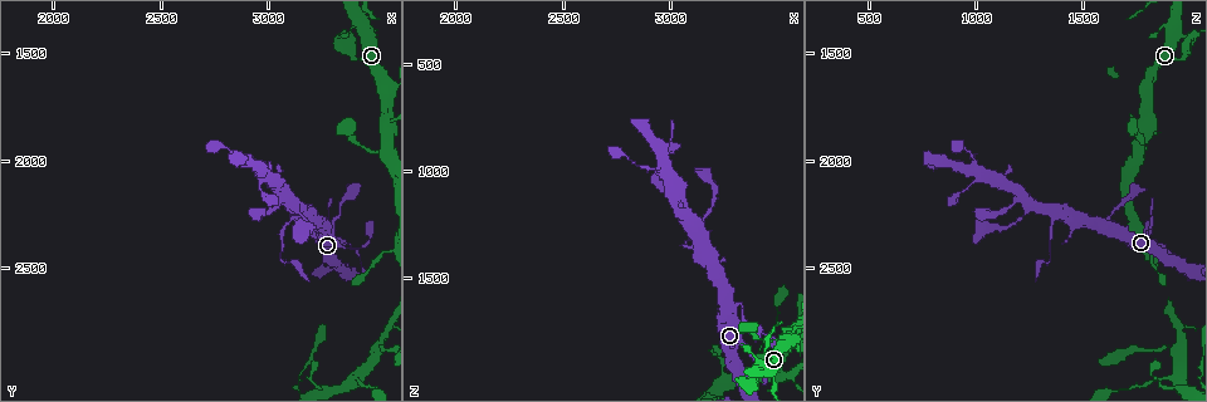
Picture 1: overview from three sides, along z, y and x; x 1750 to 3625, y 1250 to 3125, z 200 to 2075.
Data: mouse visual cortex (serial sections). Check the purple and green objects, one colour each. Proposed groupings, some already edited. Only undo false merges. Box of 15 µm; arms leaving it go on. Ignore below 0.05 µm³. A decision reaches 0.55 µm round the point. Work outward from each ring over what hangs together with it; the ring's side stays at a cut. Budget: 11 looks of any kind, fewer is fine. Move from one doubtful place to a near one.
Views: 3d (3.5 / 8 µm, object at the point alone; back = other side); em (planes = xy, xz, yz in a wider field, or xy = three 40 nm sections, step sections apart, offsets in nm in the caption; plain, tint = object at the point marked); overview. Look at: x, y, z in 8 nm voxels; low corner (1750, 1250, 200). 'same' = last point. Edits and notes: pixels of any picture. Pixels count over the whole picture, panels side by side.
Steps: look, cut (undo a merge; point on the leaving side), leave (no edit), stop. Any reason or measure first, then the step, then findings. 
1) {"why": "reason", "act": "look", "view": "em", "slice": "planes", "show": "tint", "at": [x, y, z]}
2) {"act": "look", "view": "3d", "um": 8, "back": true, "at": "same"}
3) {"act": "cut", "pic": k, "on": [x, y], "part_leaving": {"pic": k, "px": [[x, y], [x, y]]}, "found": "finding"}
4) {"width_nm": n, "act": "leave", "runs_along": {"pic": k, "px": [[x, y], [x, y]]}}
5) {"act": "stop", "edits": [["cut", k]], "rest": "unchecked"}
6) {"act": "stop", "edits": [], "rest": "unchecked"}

{"why": "branch point", "act": "look", "view": "em", "slice": "xy", "step": 1, "show": "tint", "at": [3530, 1610, 1800]}

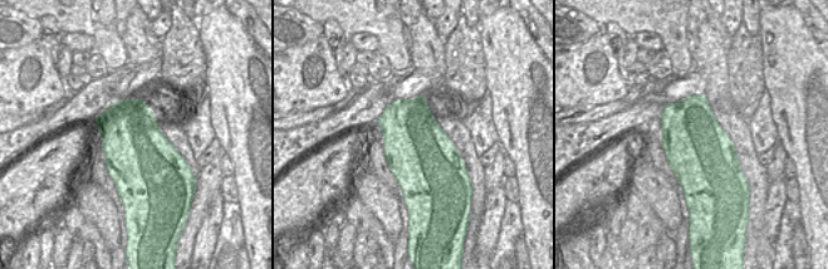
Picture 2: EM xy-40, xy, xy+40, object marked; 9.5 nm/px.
{"why": "see where the arms go", "act": "look", "view": "3d", "um": 3.5, "back": true, "at": "same"}

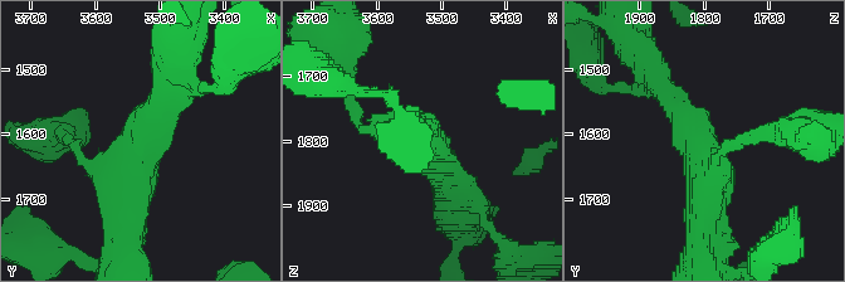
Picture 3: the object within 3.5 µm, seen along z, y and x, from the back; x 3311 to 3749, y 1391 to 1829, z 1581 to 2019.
{"act": "leave", "runs_along": {"pic": 3, "px": [[164, 100], [130, 161], [126, 254]]}, "found": "continuous, no second cell"}

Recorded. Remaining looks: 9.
{"why": "a narrow waist", "act": "look", "view": "3d", "um": 3.5, "at": [3550, 2450, 1820]}

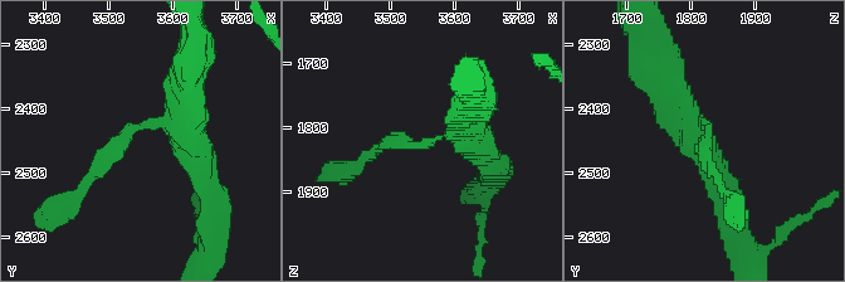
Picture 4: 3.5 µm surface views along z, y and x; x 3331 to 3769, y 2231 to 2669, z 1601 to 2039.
{"arm_widths_nm": [150, 300], "act": "look", "view": "em", "slice": "xy", "step": 1, "show": "plain", "at": [3535, 2435, 1830]}

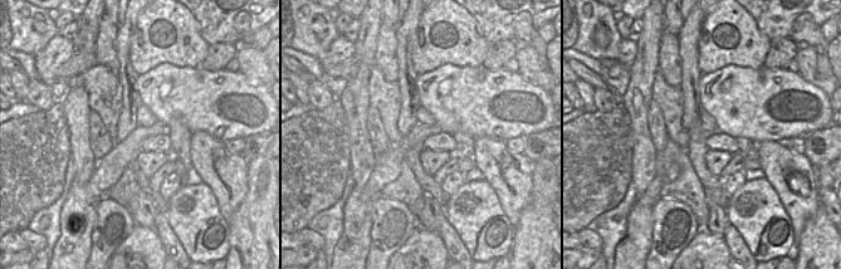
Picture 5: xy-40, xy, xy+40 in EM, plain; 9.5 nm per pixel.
{"why": "with the object marked", "act": "look", "view": "em", "slice": "xy", "step": 1, "show": "tint", "at": "same"}

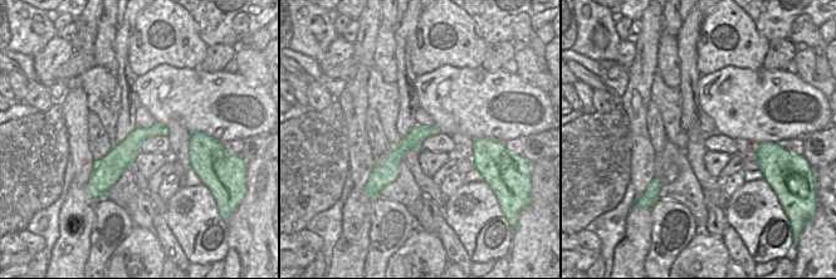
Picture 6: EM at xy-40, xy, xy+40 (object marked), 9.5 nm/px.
{"act": "leave", "runs_along": {"pic": 6, "px": [[164, 130], [143, 132], [106, 181]]}, "found": "continuous, no second cell"}

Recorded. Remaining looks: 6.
{"why": "side arm on a straight run", "act": "look", "view": "3d", "um": 3.5, "at": [3130, 2260, 1350]}

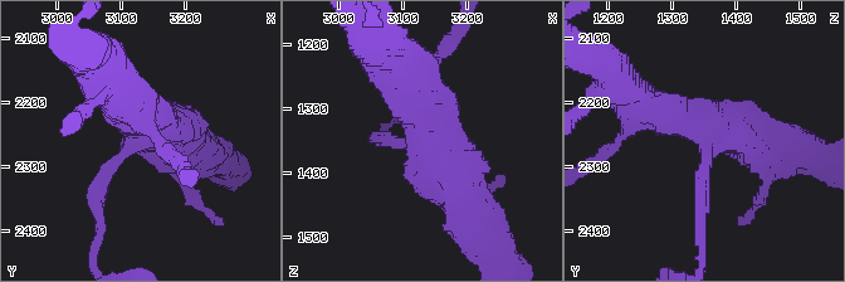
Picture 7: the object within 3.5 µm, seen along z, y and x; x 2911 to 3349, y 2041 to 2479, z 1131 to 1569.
{"why": "now the EM", "act": "look", "view": "em", "slice": "planes", "show": "tint", "at": [3120, 2260, 1360]}

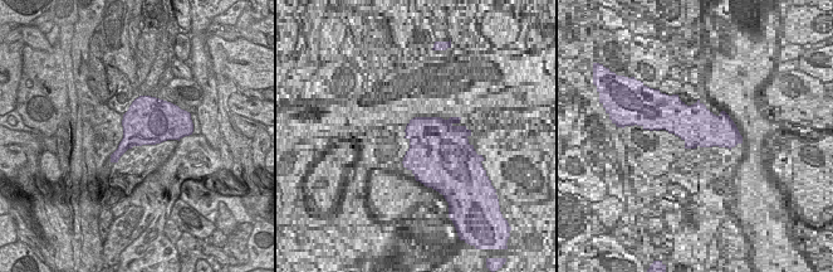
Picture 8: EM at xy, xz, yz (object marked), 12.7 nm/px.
{"act": "leave", "runs_along": {"pic": 7, "px": [[474, 213], [431, 142], [413, 78]]}, "found": "all the same cell"}

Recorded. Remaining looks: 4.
{"why": "sudden change in width", "act": "look", "view": "3d", "um": 8, "back": true, "at": [2970, 2140, 930]}

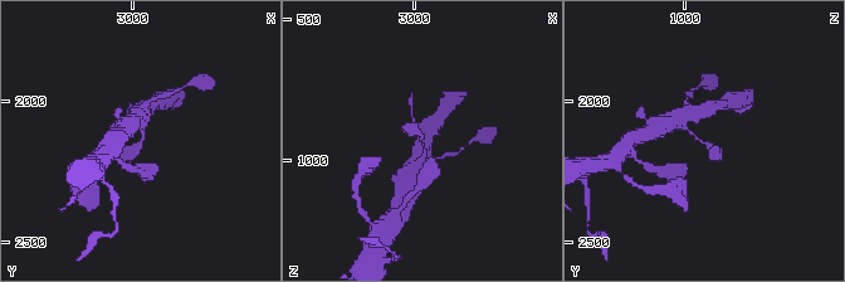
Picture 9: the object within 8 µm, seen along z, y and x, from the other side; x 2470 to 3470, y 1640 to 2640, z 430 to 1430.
{"act": "look", "view": "3d", "um": 3.5, "at": [2970, 2130, 940]}

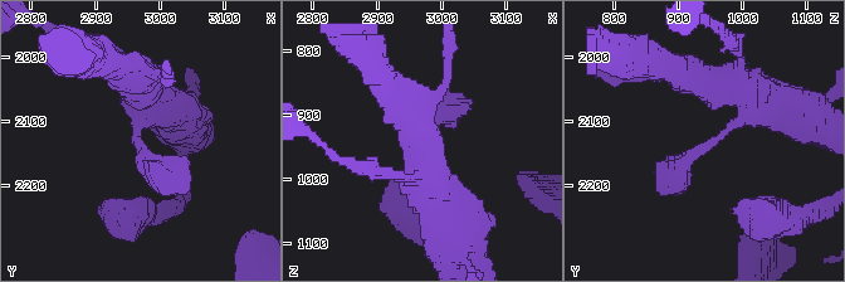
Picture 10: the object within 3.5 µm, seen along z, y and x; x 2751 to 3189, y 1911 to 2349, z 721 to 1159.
{"act": "look", "view": "em", "slice": "xy", "step": 2, "show": "tint", "at": [2970, 2140, 935]}

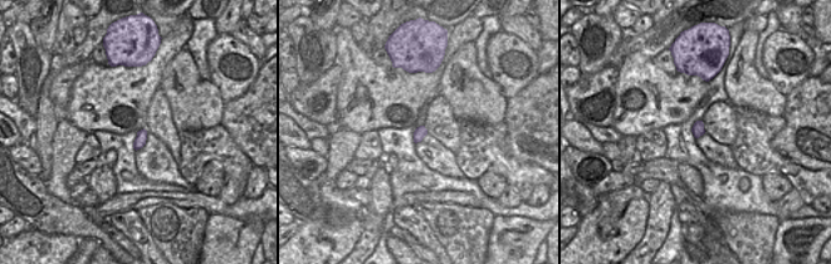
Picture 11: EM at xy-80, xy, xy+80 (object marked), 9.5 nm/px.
{"act": "leave", "runs_along": {"pic": 10, "px": [[760, 97], [667, 186]]}, "found": "continuous, no second cell"}

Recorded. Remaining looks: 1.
{"act": "stop", "edits": [], "rest": "unchecked"}

